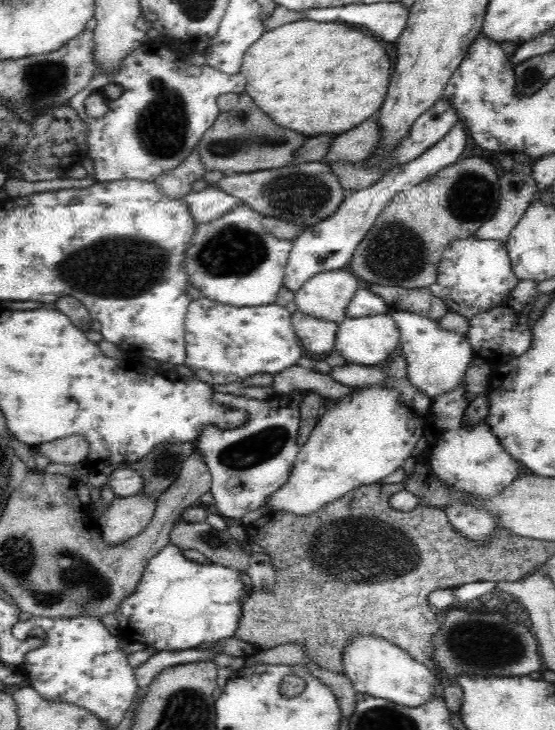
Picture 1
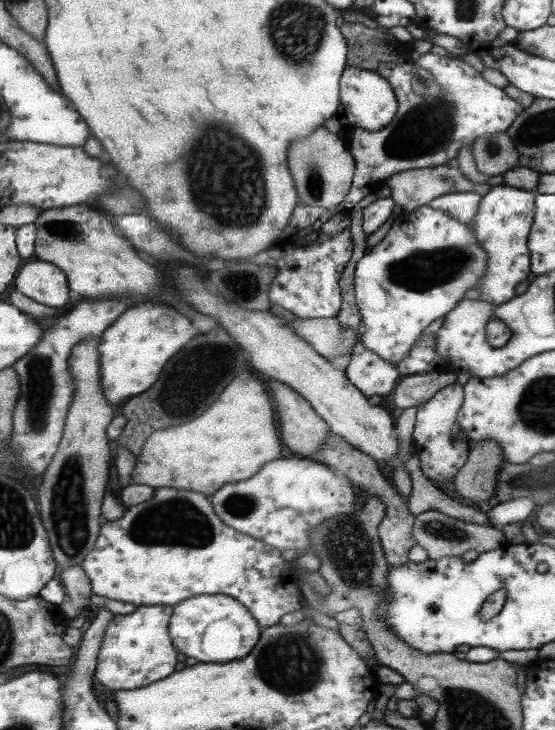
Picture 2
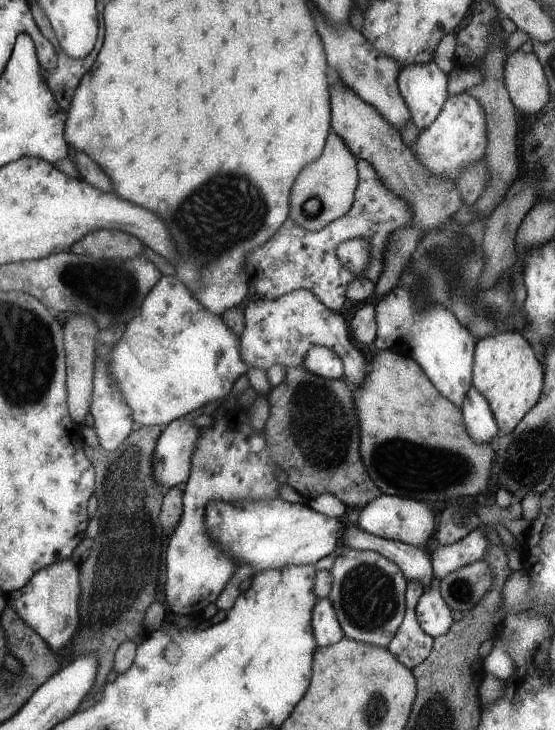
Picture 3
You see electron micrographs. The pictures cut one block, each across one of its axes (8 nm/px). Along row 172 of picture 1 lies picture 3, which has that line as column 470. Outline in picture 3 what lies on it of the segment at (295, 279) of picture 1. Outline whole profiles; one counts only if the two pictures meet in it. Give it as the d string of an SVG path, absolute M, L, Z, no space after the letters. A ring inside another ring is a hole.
M473 386L465 392L461 412L463 412L463 424L473 442L489 444L493 438L497 438L499 428L493 410L489 402L483 398L483 394L479 394Z

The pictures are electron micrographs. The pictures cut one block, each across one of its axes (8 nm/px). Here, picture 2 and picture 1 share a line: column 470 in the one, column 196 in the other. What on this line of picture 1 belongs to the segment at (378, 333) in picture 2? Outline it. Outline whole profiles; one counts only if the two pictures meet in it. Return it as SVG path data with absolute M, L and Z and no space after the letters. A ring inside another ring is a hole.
M238 206L216 222L200 224L186 248L186 274L194 288L208 300L236 308L260 308L276 302L284 286L284 274L294 248L292 240L280 240L266 232L262 214L248 206Z

